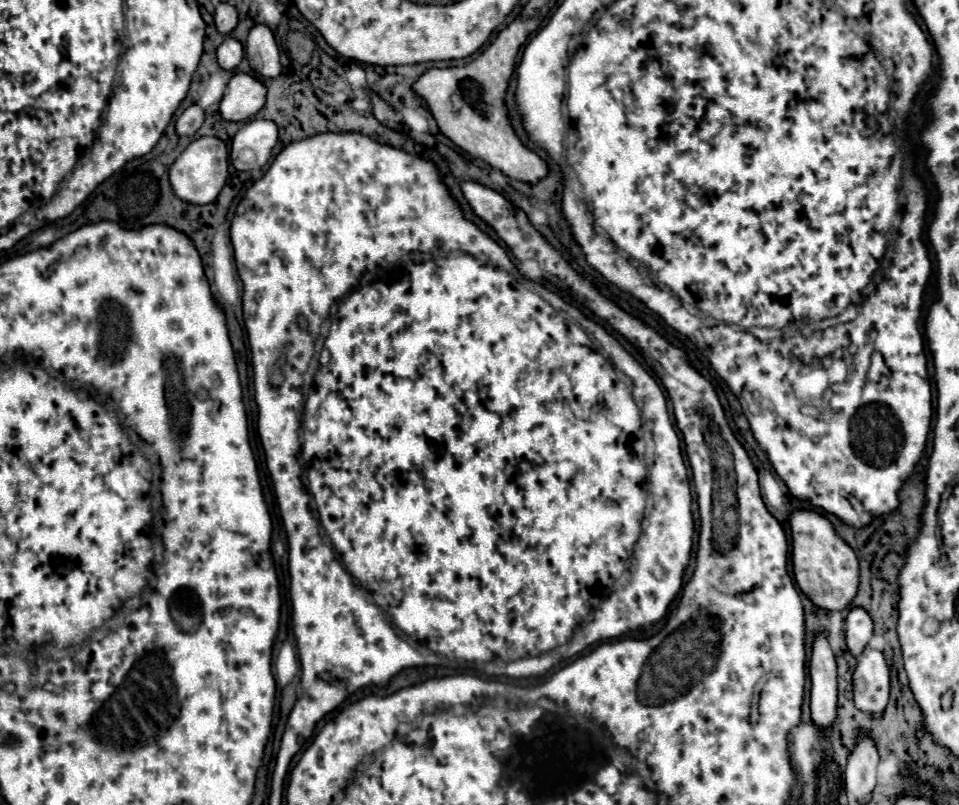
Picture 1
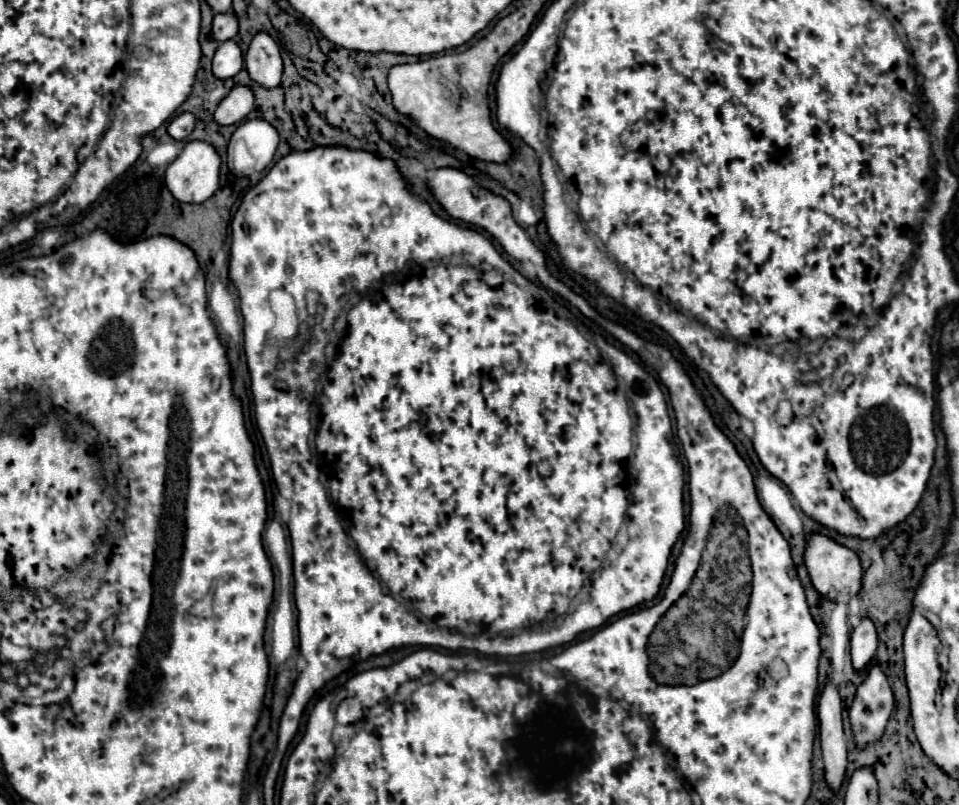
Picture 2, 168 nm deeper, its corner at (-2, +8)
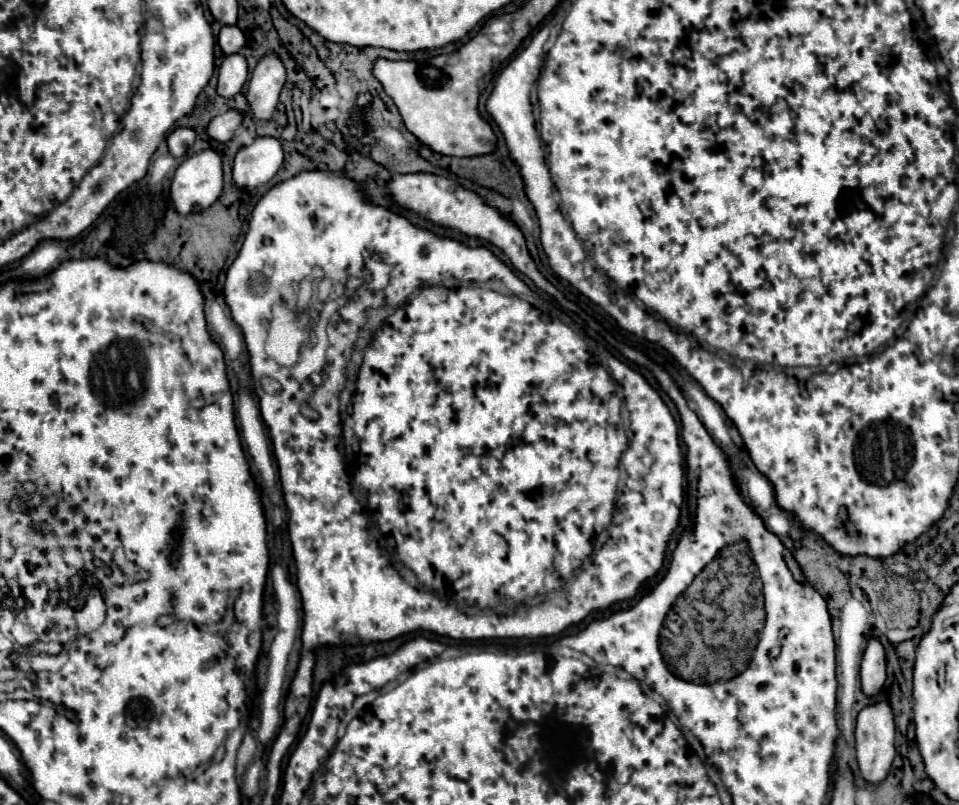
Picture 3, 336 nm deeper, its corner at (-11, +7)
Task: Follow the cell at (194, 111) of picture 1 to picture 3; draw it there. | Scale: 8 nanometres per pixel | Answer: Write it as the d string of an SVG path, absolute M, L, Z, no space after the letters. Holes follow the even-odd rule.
M175 128L169 136L167 136L167 146L169 146L169 152L173 154L173 156L183 156L191 146L193 146L193 142L195 142L195 138L197 138L197 134L195 134L195 130L193 128Z

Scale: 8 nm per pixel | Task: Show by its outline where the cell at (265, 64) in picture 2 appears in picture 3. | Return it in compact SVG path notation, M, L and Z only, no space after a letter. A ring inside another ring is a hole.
M269 52L257 62L249 80L247 100L259 122L271 118L285 84L285 76L285 66L277 54Z

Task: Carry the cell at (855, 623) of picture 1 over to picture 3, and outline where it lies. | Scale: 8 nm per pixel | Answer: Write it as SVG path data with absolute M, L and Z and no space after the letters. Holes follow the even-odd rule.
M879 638L867 642L863 662L861 662L861 686L867 696L877 694L885 684L885 650Z

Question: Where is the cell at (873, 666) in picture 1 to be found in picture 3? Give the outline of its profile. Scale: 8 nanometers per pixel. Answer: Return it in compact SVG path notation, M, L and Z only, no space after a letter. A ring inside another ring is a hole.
M881 700L877 704L865 706L859 716L857 716L857 726L855 726L855 742L857 742L857 762L863 778L871 784L881 782L895 758L895 720L893 720L893 710L889 700Z

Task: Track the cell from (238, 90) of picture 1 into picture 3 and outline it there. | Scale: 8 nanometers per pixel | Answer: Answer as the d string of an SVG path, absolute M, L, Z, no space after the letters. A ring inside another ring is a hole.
M229 108L227 112L215 116L207 128L207 134L217 142L227 142L233 138L233 132L241 126L243 112Z

